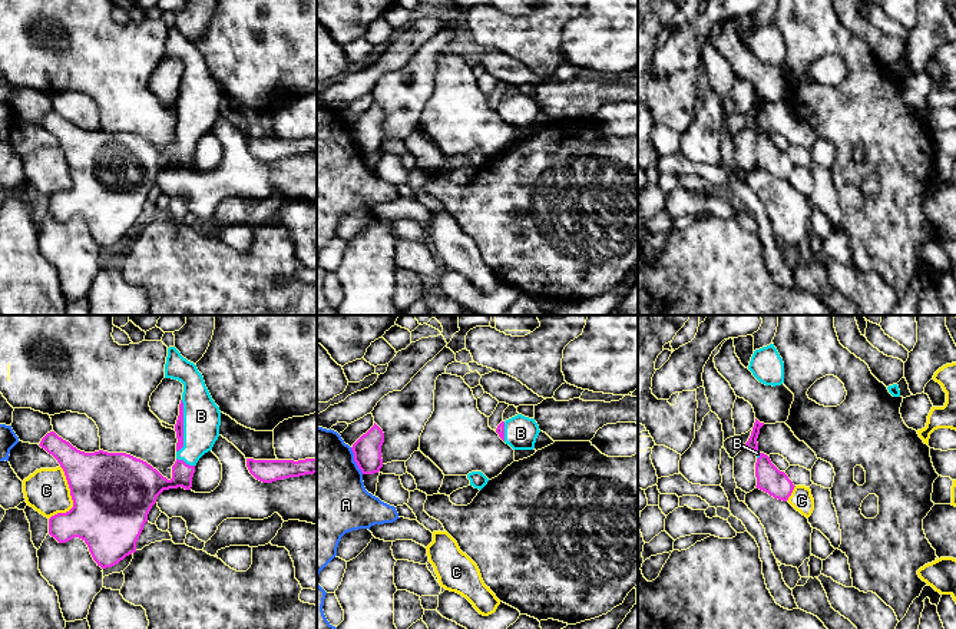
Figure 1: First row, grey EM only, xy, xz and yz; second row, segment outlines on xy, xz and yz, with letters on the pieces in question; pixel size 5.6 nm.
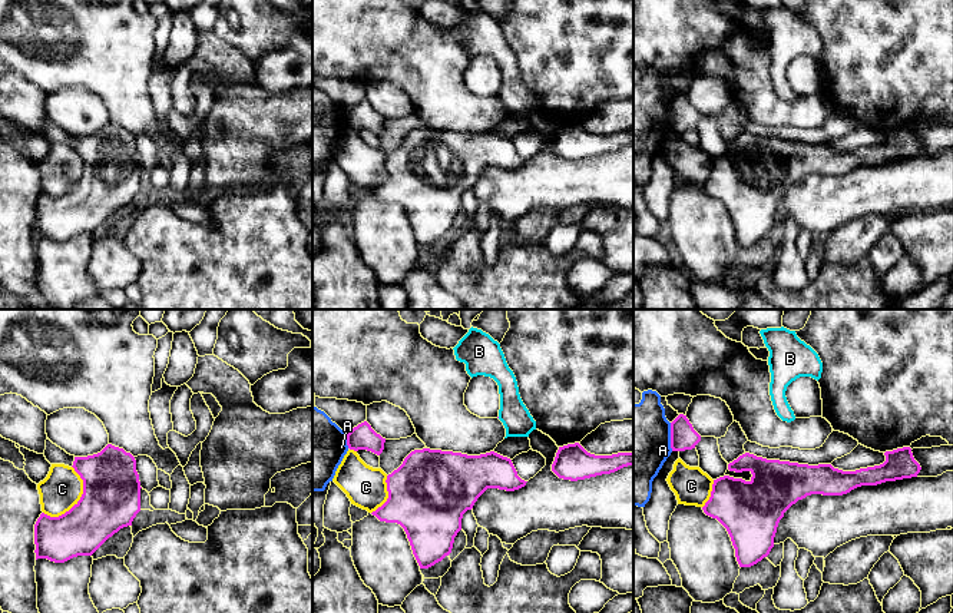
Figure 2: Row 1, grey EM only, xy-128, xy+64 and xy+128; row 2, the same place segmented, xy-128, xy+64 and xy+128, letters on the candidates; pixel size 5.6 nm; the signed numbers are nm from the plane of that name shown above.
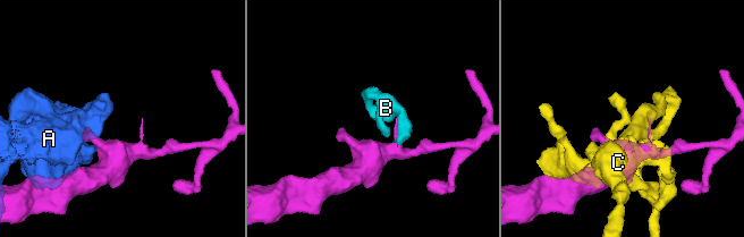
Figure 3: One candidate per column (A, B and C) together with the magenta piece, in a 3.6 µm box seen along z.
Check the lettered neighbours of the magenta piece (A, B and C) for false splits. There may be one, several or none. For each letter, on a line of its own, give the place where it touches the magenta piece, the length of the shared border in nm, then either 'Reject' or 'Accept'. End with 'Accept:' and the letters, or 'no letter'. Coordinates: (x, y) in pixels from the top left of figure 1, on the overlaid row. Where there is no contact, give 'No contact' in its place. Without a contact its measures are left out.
A: Touches magenta at xz (354, 460). Shared border 170 nm. Reject
B: Touches magenta at xy (182, 426). Shared border 300 nm. Accept
C: Touches magenta at xy (72, 497). Shared border 320 nm. Reject
Accept: B

